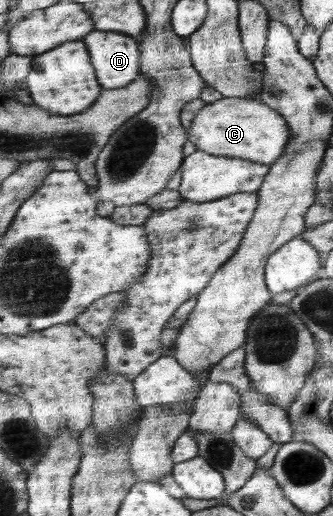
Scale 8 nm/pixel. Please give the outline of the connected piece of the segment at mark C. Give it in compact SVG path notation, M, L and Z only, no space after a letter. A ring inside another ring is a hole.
M223 97L206 105L196 116L189 131L189 140L198 150L212 155L237 157L272 165L285 154L292 134L285 116L261 99Z

